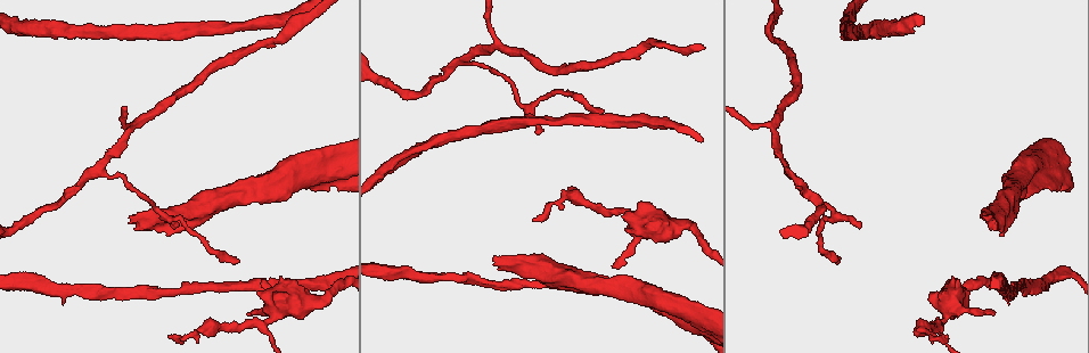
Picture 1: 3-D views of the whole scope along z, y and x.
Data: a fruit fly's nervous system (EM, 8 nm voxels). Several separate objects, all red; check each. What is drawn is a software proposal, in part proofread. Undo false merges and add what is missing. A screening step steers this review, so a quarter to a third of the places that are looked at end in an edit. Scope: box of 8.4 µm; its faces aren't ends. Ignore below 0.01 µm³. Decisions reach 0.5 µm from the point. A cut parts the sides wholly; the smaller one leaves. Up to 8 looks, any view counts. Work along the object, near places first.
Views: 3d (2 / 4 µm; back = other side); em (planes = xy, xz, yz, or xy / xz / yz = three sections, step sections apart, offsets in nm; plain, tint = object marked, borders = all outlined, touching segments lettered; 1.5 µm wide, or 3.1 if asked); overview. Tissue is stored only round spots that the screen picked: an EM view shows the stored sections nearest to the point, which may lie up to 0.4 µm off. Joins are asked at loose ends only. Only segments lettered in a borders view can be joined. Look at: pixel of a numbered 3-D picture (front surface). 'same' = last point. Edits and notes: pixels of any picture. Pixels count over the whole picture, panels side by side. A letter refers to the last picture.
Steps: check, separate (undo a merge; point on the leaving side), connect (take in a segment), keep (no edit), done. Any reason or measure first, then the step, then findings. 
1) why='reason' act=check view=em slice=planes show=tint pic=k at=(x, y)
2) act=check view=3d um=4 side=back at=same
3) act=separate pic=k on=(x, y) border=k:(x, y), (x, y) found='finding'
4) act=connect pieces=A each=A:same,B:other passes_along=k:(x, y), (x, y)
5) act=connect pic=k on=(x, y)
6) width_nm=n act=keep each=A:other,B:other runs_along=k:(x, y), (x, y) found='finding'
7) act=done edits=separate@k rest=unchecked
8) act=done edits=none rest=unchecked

why='long arm stops here' act=check view=em slice=planes show=tint pic=1 at=(533, 219)

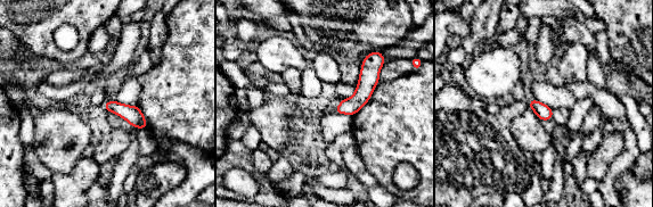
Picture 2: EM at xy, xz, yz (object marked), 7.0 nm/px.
why='what lies round it' act=check view=em slice=planes show=borders at=same

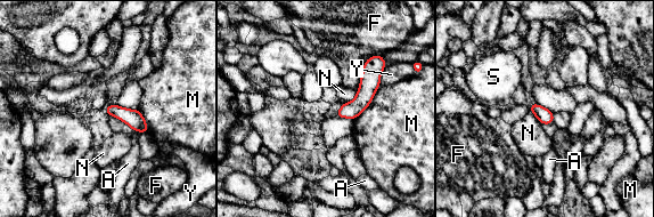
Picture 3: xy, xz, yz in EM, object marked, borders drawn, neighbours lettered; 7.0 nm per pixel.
width_nm=110 act=keep each=A:other,F:other,M:other,N:other,S:other,Y:other border=3:(359, 82), (356, 96), (342, 104) found='none of them fits'

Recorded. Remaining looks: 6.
why='branch stops here' act=check view=3d um=2 pic=1 at=(247, 316)

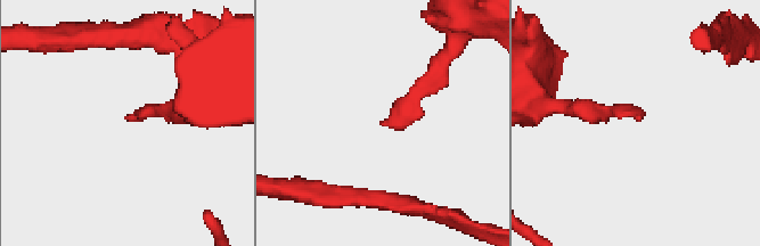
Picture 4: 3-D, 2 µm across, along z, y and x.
why='shape alone is not enough' act=check view=em slice=xz step=4 show=borders pic=4 at=(383, 124)

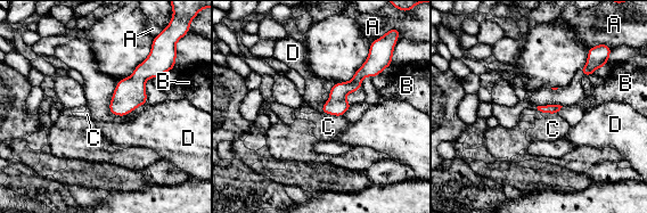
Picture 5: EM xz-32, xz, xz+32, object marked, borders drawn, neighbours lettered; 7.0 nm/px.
act=check view=em slice=planes show=borders at=same

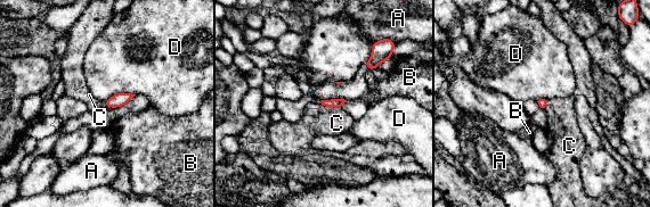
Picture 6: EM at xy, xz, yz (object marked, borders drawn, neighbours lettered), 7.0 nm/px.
longest_contact=D:240nm act=connect pieces=C each=A:other,B:other,C:same,D:other found='it goes on there'

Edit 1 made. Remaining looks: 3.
act=done edits=connect@6 rest=unchecked

